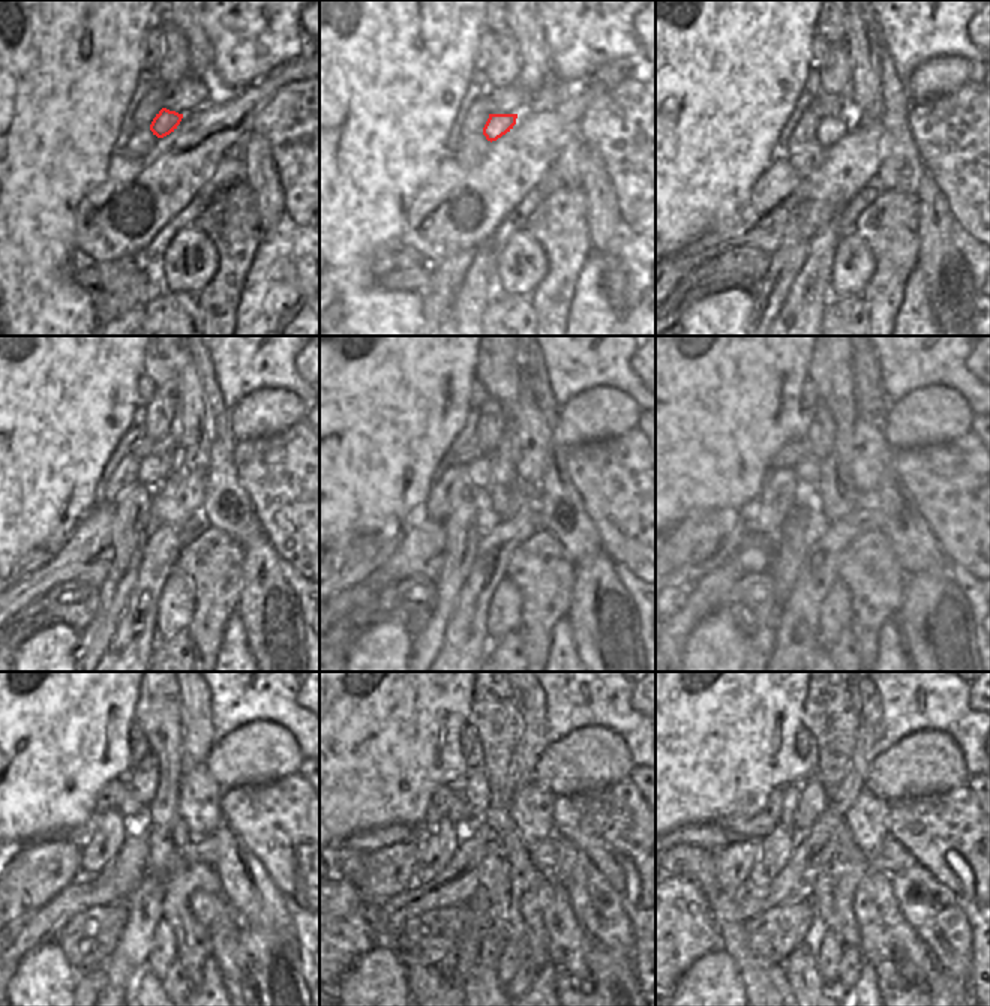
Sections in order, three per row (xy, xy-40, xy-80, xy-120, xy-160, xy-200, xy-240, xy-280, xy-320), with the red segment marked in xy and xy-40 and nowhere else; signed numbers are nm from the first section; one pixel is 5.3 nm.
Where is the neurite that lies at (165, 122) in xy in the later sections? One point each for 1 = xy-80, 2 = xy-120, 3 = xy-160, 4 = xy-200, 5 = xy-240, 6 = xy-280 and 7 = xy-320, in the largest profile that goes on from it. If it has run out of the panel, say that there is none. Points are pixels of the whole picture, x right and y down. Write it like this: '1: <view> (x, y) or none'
1: xy-80 (830, 129)
2: xy-120 (155, 468)
3: xy-160 (479, 471)
4: xy-200 (807, 471)
5: xy-240 (131, 808)
6: xy-280 (458, 813)
7: xy-320 (791, 793)

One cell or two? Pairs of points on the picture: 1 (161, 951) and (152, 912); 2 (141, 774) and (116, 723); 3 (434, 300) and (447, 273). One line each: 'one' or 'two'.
1: two
2: two
3: one

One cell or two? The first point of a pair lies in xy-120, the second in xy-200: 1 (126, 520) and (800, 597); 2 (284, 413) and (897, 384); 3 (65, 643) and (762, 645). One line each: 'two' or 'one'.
1: two
2: two
3: two

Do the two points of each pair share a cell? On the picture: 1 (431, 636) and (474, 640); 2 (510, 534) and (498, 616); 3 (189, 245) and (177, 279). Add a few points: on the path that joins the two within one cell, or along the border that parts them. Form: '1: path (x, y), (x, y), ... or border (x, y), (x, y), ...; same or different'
1: border (456, 604), (444, 631), (444, 642), (435, 655); different
2: border (506, 574), (498, 583), (488, 609); different
3: path (182, 251), (180, 270); same

